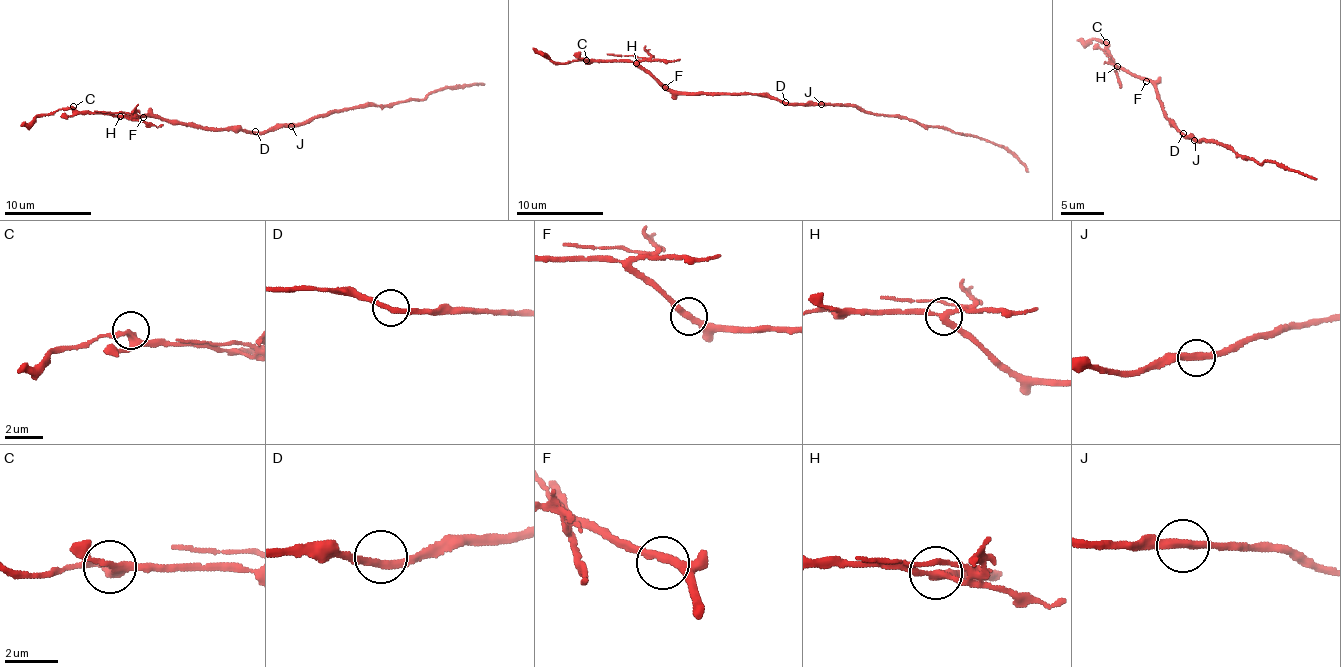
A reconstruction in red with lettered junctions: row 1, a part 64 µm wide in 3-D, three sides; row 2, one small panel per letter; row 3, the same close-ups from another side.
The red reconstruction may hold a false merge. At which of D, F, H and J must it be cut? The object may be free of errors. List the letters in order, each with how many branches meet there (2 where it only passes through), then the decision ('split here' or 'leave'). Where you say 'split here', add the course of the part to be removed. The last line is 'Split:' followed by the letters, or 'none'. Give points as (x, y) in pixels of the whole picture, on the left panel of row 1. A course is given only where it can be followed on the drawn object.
D: 2 | leave
F: 2 | leave
H: 3 | split here | (120, 116), (82, 114), (71, 109), (39, 114), (21, 127)
J: 2 | leave
Split: H

